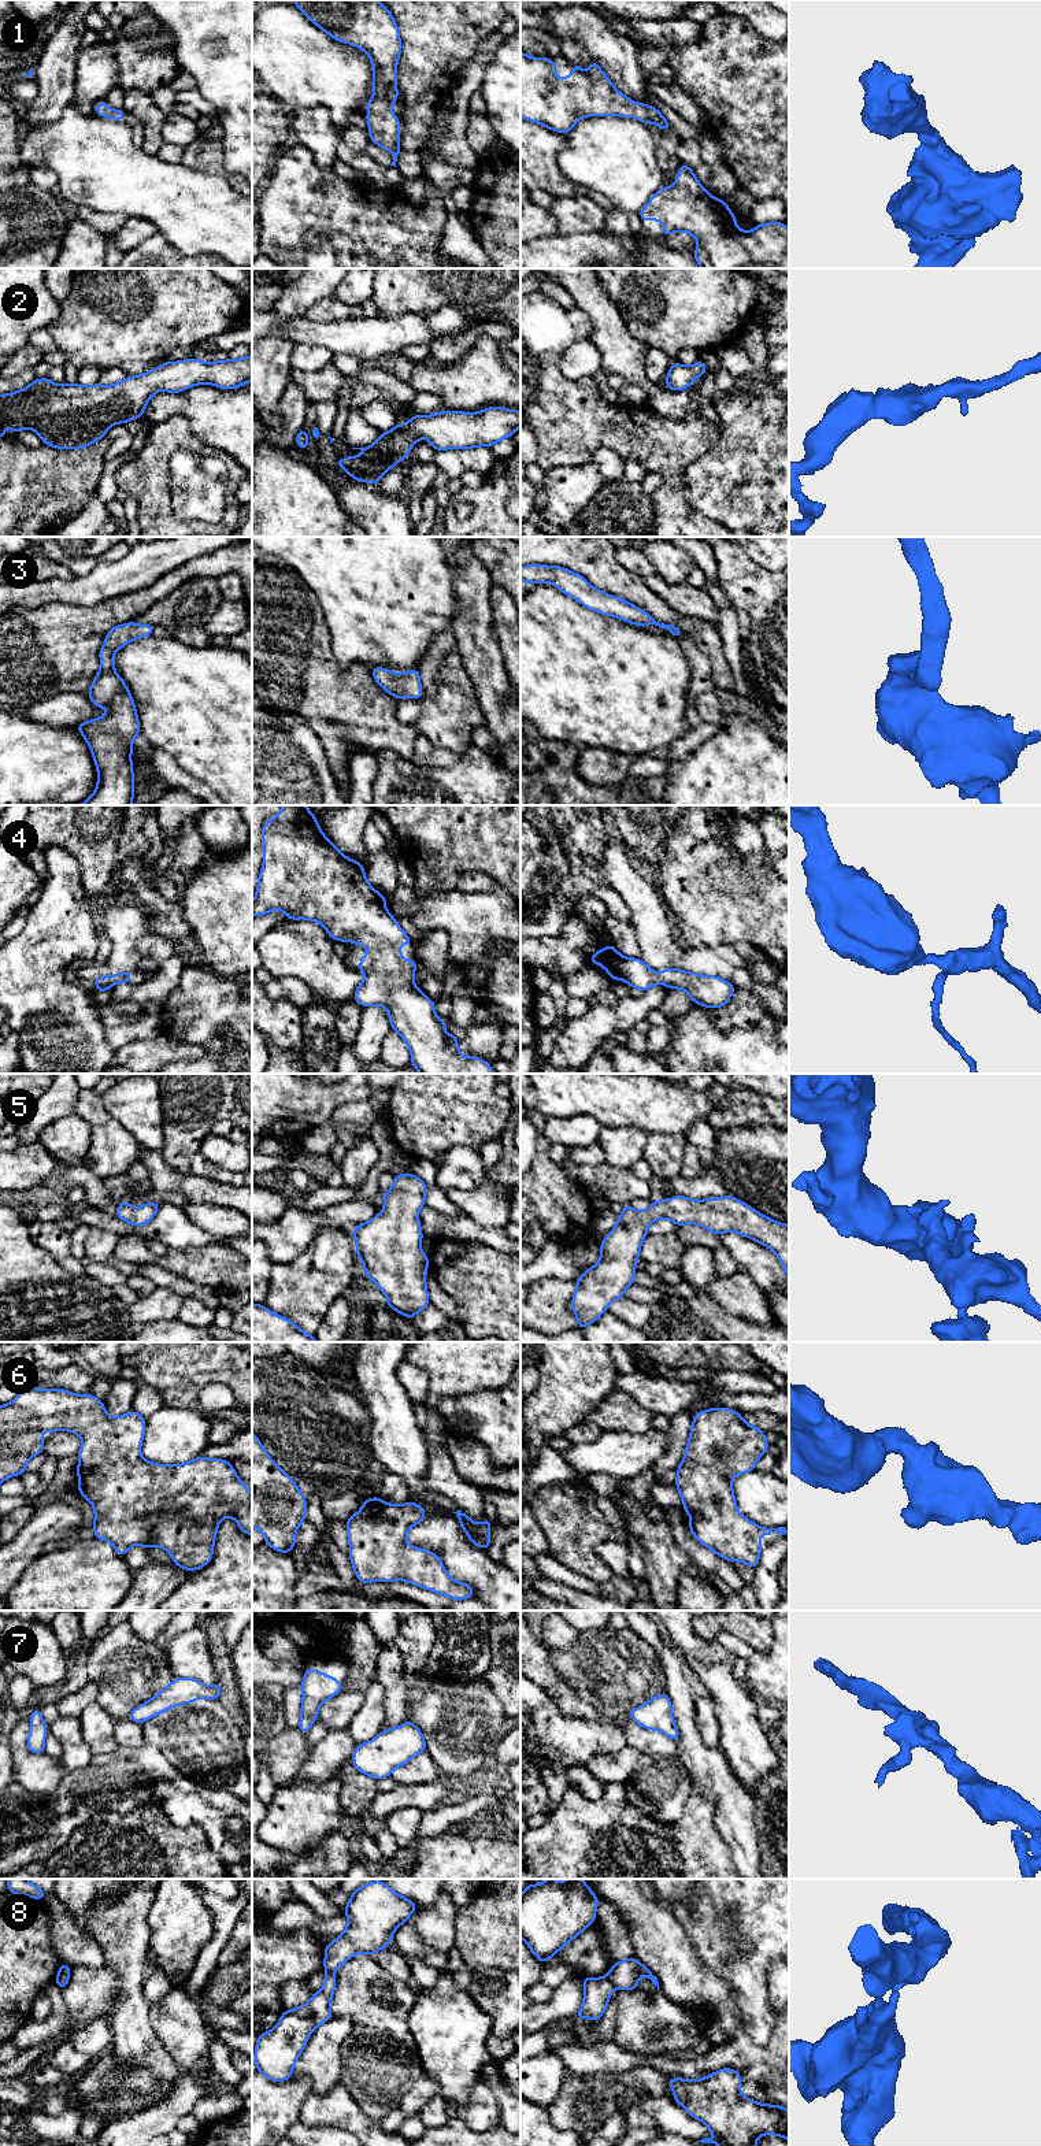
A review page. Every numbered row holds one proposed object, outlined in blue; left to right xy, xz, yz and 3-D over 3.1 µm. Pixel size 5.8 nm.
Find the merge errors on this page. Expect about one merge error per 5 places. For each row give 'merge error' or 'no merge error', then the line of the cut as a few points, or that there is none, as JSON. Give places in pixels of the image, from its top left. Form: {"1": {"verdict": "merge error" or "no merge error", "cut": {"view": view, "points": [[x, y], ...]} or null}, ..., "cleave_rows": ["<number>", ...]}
{"1": {"verdict": "no merge error", "cut": null}, "2": {"verdict": "no merge error", "cut": null}, "3": {"verdict": "no merge error", "cut": null}, "4": {"verdict": "no merge error", "cut": null}, "5": {"verdict": "no merge error", "cut": null}, "6": {"verdict": "no merge error", "cut": null}, "7": {"verdict": "no merge error", "cut": null}, "8": {"verdict": "merge error", "cut": {"view": "yz", "points": [[607, 1975], [615, 1987]]}}, "cleave_rows": ["8"]}

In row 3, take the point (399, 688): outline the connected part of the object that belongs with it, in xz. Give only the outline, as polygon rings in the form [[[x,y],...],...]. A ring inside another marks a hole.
[[[374,667],[371,668],[371,672],[375,682],[394,698],[422,698],[423,689],[418,668],[414,668],[408,672],[392,672],[390,670],[382,667]]]

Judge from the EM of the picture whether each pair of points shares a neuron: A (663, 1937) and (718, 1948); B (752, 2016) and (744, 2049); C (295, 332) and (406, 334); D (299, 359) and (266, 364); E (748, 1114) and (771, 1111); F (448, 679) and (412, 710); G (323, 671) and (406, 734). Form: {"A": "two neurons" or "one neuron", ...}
{"A": "two neurons", "B": "two neurons", "C": "one neuron", "D": "two neurons", "E": "one neuron", "F": "one neuron", "G": "one neuron"}

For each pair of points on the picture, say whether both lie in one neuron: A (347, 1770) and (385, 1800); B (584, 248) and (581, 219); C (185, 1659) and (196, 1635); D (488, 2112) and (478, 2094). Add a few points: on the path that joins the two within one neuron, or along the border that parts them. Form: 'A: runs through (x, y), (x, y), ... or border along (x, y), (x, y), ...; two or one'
A: border along (377, 1791), (367, 1808); two
B: border along (601, 229), (558, 234); two
C: runs through (188, 1653), (193, 1641); one
D: runs through (484, 2108), (481, 2098); one

